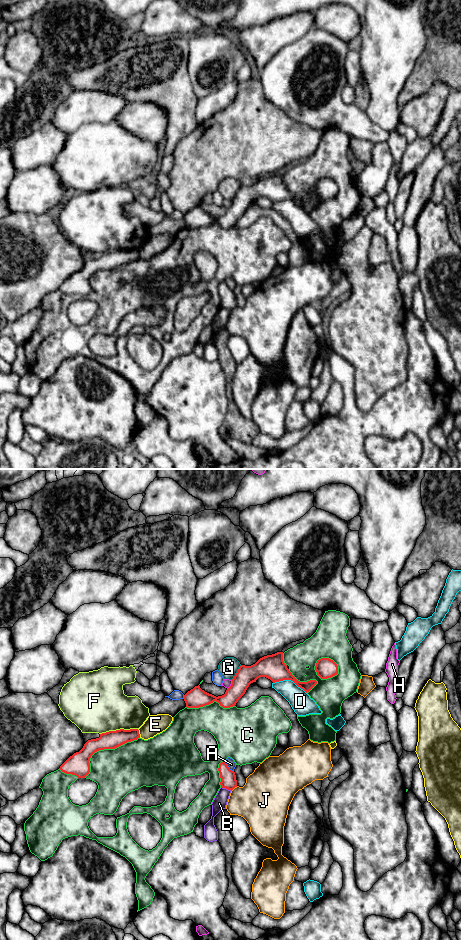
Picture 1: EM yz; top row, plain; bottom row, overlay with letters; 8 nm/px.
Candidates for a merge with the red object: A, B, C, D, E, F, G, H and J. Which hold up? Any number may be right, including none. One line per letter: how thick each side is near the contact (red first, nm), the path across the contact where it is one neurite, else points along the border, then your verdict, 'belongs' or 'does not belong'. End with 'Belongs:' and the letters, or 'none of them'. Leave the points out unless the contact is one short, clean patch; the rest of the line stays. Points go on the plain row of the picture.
A: calibres 130 and 70 nm; does not belong
B: calibres 130 and 120 nm; border yz (221, 306), (231, 310); does not belong
C: calibres 180 and 380 nm; does not belong
D: calibres 190 and 170 nm; does not belong
E: calibres 140 and 160 nm; does not belong
F: calibres 140 and 440 nm; does not belong
G: calibres 170 and 160 nm; does not belong
H: calibres 150 and 70 nm; does not belong
J: calibres 130 and 380 nm; does not belong
Belongs: none of them

